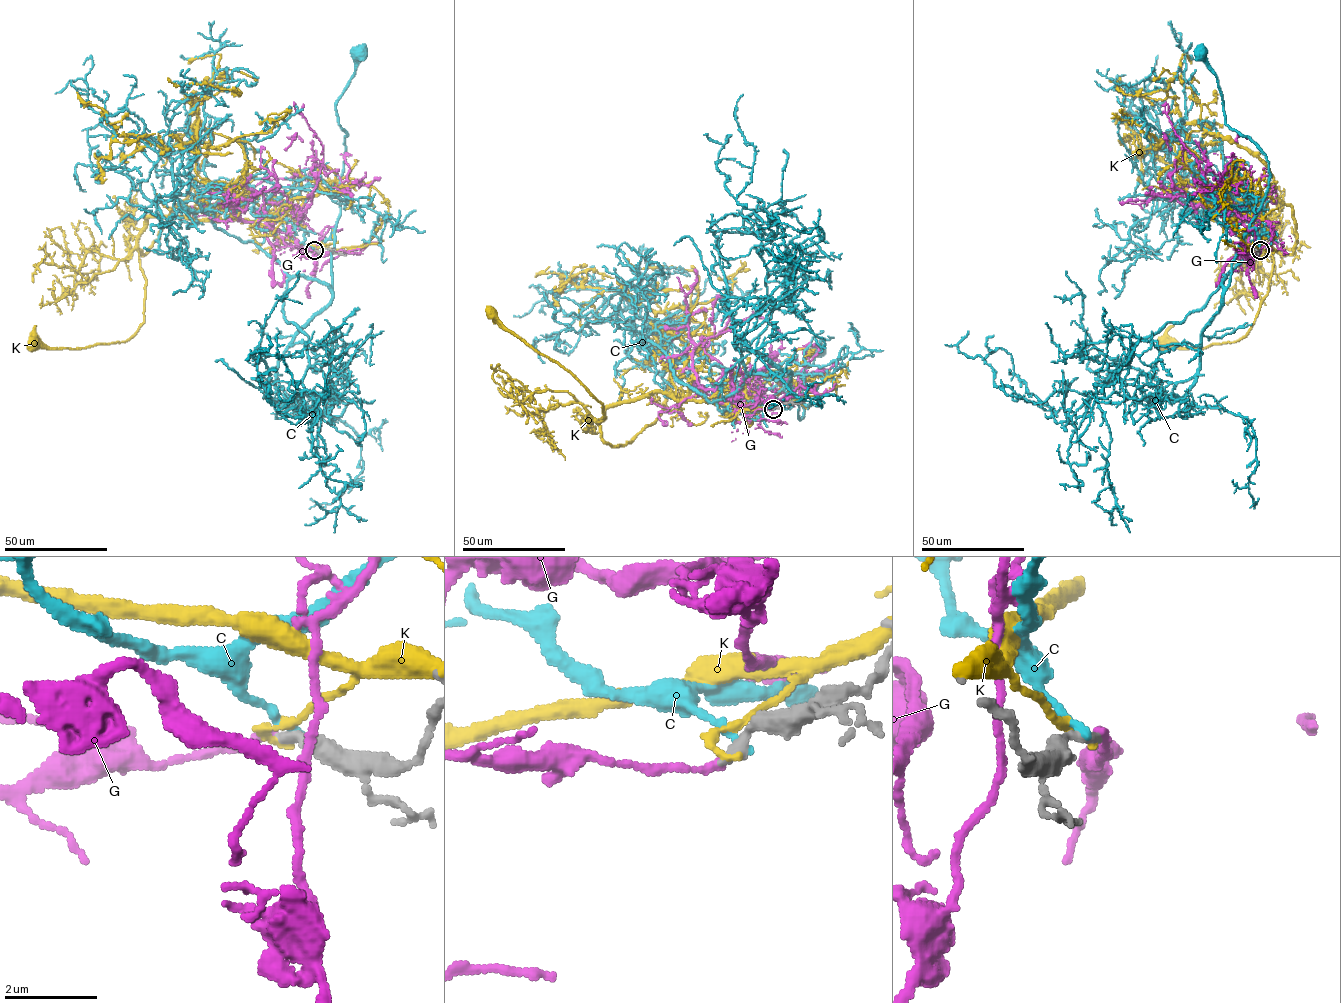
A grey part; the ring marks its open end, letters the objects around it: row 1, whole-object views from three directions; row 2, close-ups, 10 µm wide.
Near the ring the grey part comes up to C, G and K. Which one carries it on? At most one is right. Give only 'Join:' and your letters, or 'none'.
Join: none

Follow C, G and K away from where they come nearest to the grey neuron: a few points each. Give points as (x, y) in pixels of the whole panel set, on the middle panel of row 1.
C: (774, 408), (794, 399), (803, 417), (805, 388), (794, 372), (809, 366), (819, 349)
G: (773, 409), (745, 416), (694, 382), (716, 396), (772, 376), (800, 378), (796, 388), (808, 357), (791, 349)
K: (773, 409), (676, 400), (657, 392), (611, 404), (598, 422), (604, 419), (602, 405), (490, 312)

